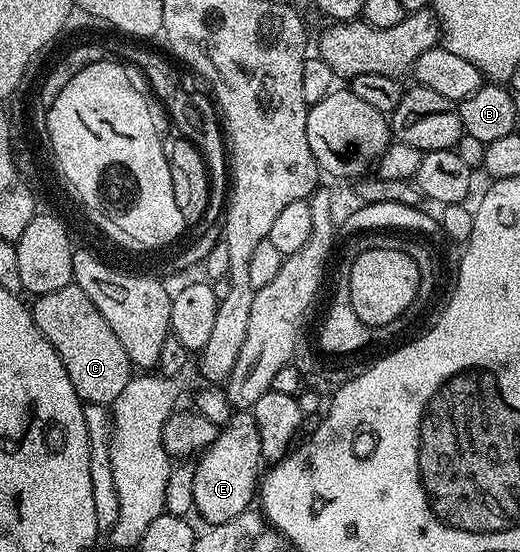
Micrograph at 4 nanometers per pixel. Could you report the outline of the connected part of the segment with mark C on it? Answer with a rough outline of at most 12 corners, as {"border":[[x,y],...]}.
{"border":[[75,284],[31,303],[80,401],[111,407],[134,376]]}

